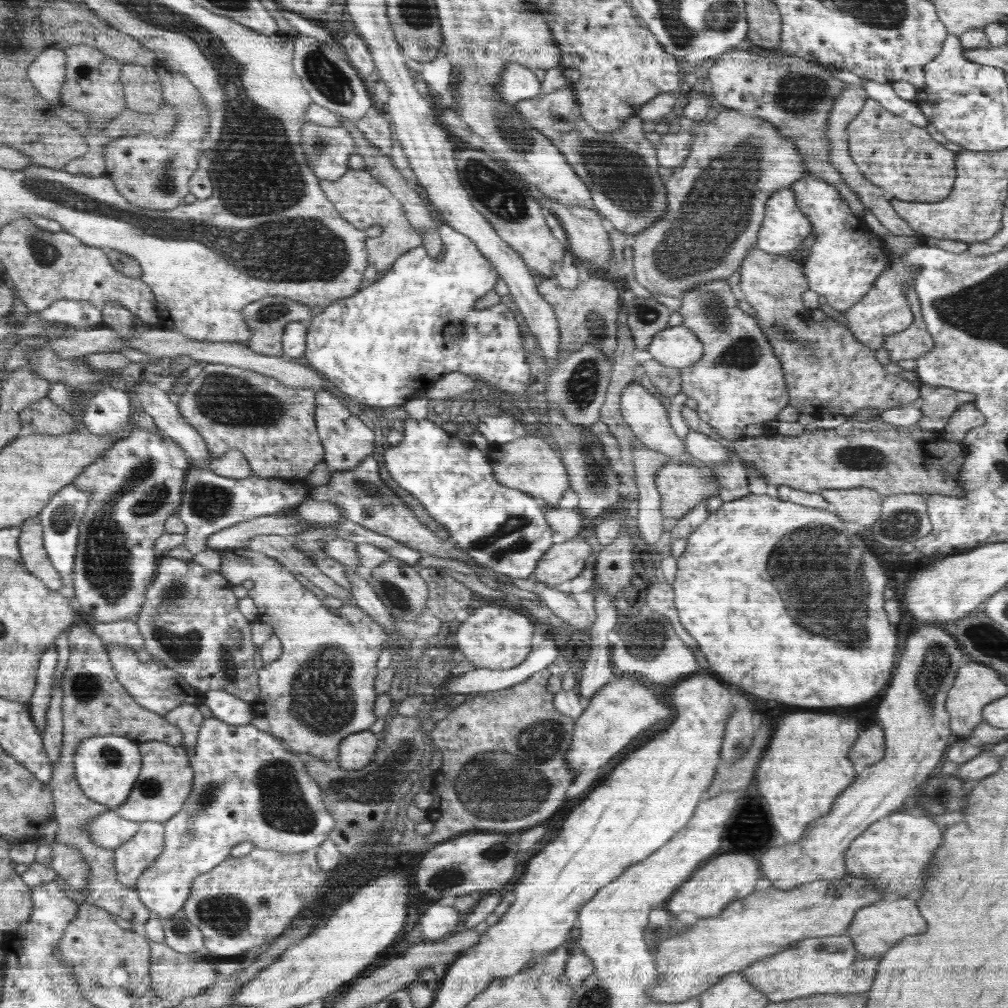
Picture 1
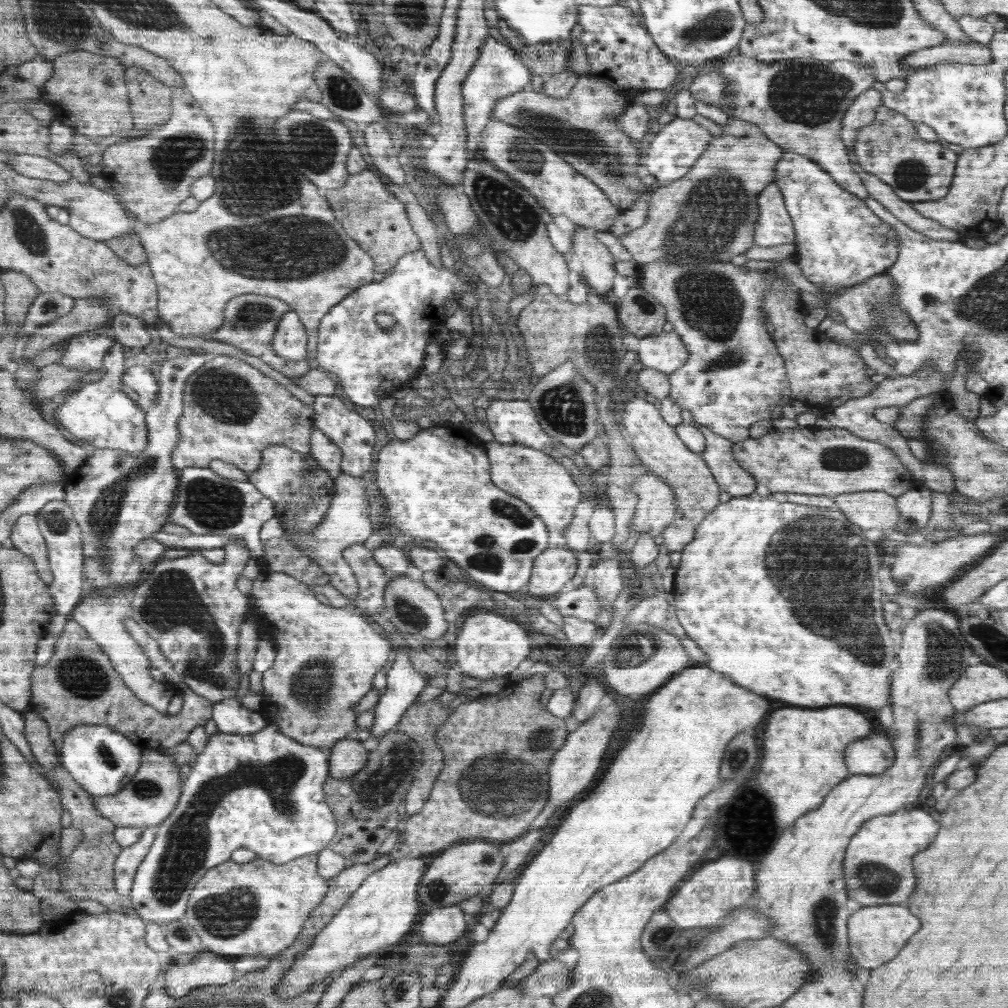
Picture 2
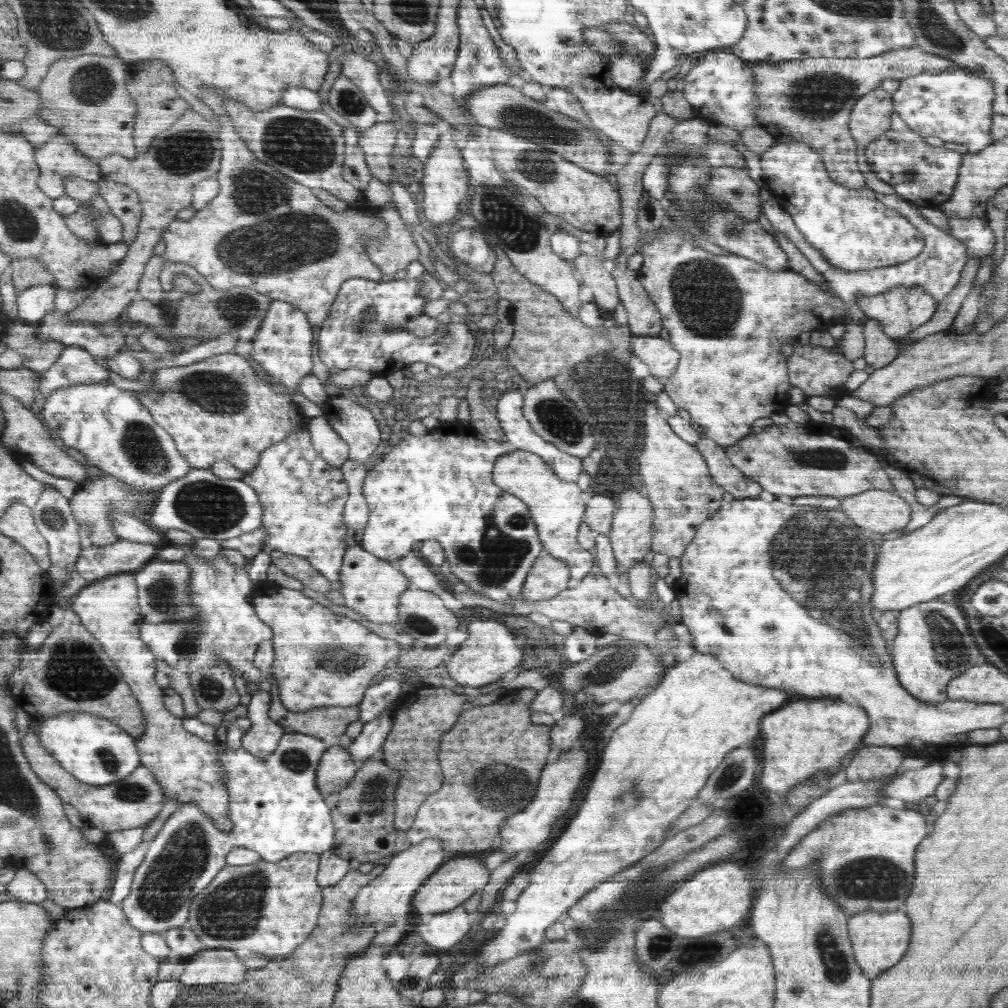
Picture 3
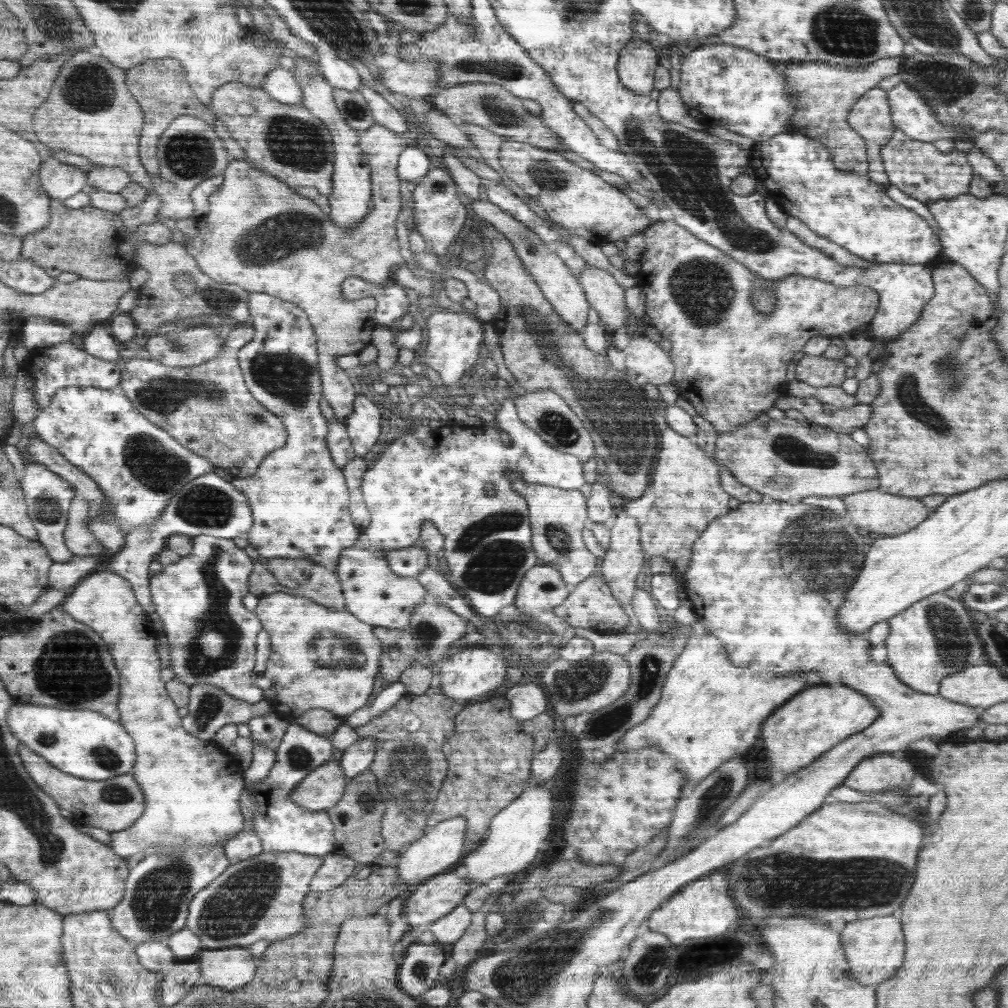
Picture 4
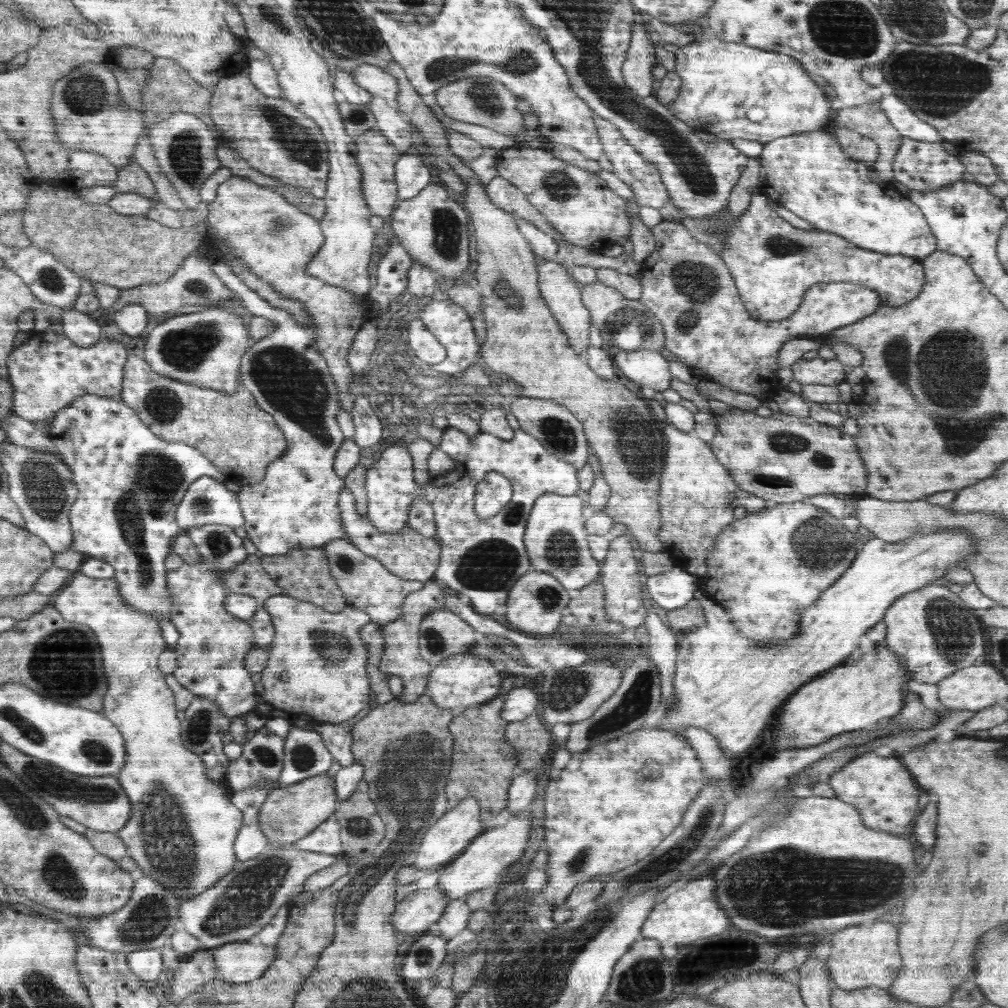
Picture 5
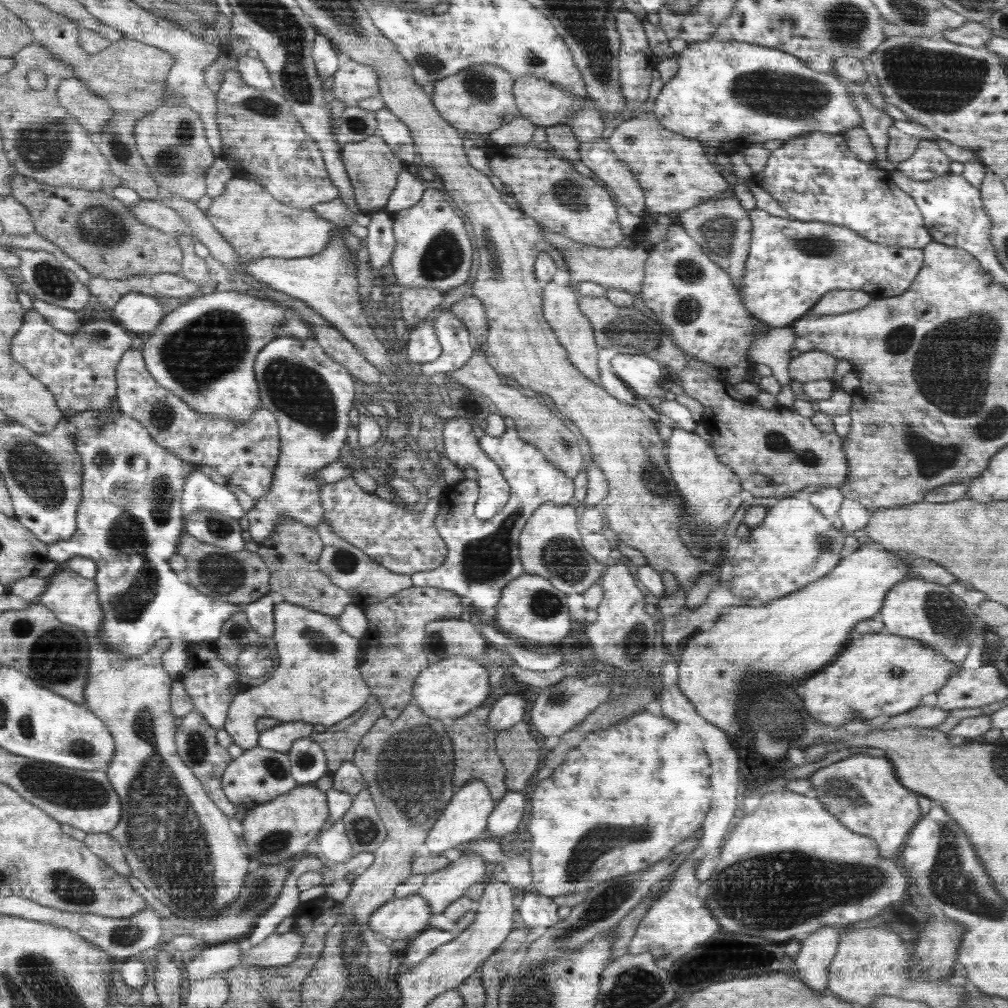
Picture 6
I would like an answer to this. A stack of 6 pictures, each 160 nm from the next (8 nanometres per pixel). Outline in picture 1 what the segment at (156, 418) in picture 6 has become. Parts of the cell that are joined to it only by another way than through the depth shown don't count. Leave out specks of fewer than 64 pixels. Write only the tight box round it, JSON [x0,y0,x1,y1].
[176,363,325,479]

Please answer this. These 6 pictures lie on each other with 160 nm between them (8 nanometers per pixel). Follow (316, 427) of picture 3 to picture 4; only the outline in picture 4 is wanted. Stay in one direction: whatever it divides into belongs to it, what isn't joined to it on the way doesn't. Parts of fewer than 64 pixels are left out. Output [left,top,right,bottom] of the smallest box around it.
[184,124,407,469]

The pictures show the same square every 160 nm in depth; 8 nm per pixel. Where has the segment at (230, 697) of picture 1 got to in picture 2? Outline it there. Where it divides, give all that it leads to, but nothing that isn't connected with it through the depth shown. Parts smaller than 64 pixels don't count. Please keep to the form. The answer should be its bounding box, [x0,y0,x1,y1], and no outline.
[211,697,268,735]

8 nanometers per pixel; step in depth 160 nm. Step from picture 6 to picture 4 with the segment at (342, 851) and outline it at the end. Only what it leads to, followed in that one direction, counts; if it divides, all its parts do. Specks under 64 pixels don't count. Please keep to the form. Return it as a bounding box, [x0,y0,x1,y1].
[253,724,334,856]

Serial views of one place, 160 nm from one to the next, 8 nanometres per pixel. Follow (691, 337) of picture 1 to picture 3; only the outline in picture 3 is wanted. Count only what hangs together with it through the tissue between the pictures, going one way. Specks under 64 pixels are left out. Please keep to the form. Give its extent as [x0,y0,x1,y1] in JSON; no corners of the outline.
[632,336,680,379]

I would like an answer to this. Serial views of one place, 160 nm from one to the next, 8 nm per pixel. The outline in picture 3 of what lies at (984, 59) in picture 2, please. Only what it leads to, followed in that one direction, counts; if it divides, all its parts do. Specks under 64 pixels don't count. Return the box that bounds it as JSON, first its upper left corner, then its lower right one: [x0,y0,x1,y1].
[748,47,954,189]

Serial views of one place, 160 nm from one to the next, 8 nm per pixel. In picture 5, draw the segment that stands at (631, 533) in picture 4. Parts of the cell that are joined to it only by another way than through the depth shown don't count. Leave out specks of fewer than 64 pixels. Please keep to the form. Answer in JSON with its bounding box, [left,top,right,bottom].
[600,534,646,631]

